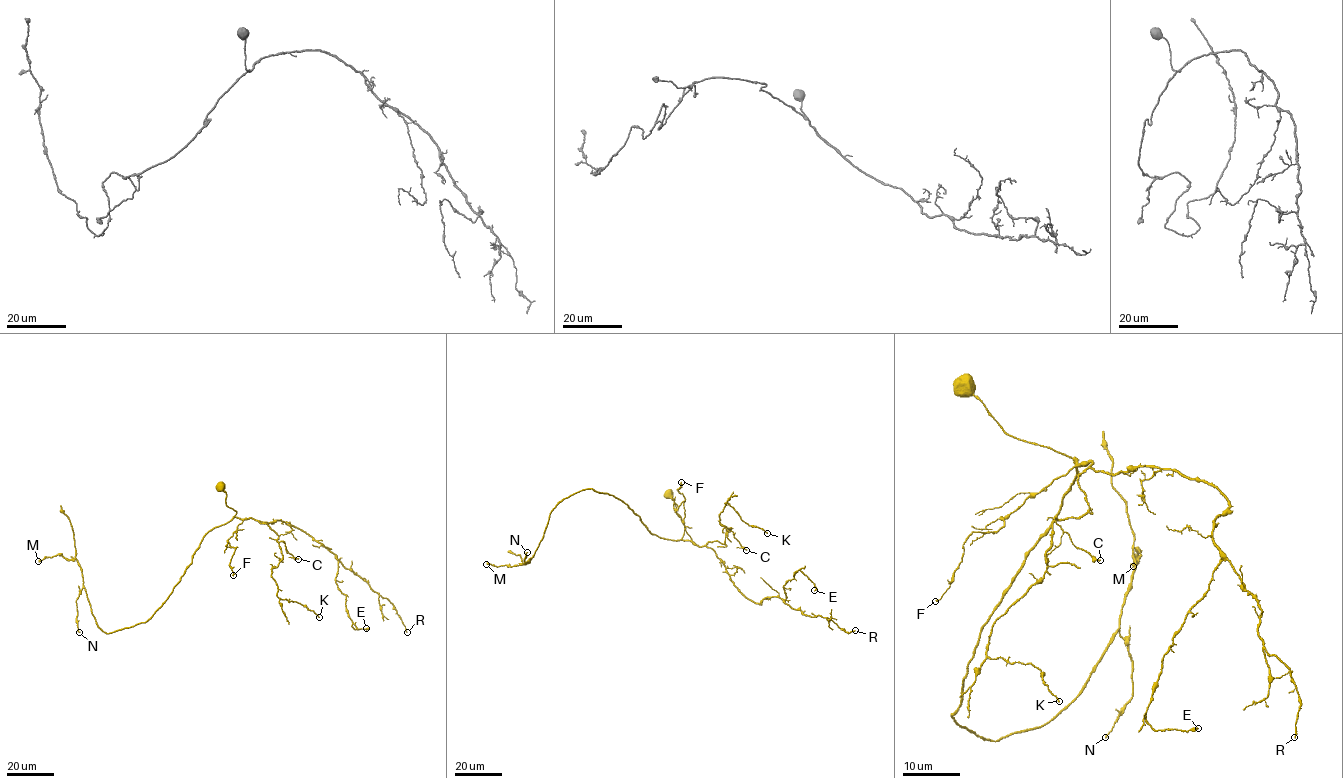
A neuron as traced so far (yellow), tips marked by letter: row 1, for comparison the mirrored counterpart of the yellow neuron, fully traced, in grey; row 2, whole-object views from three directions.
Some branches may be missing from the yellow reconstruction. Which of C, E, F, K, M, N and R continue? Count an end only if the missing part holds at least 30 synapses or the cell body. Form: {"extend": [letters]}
{"extend": []}

